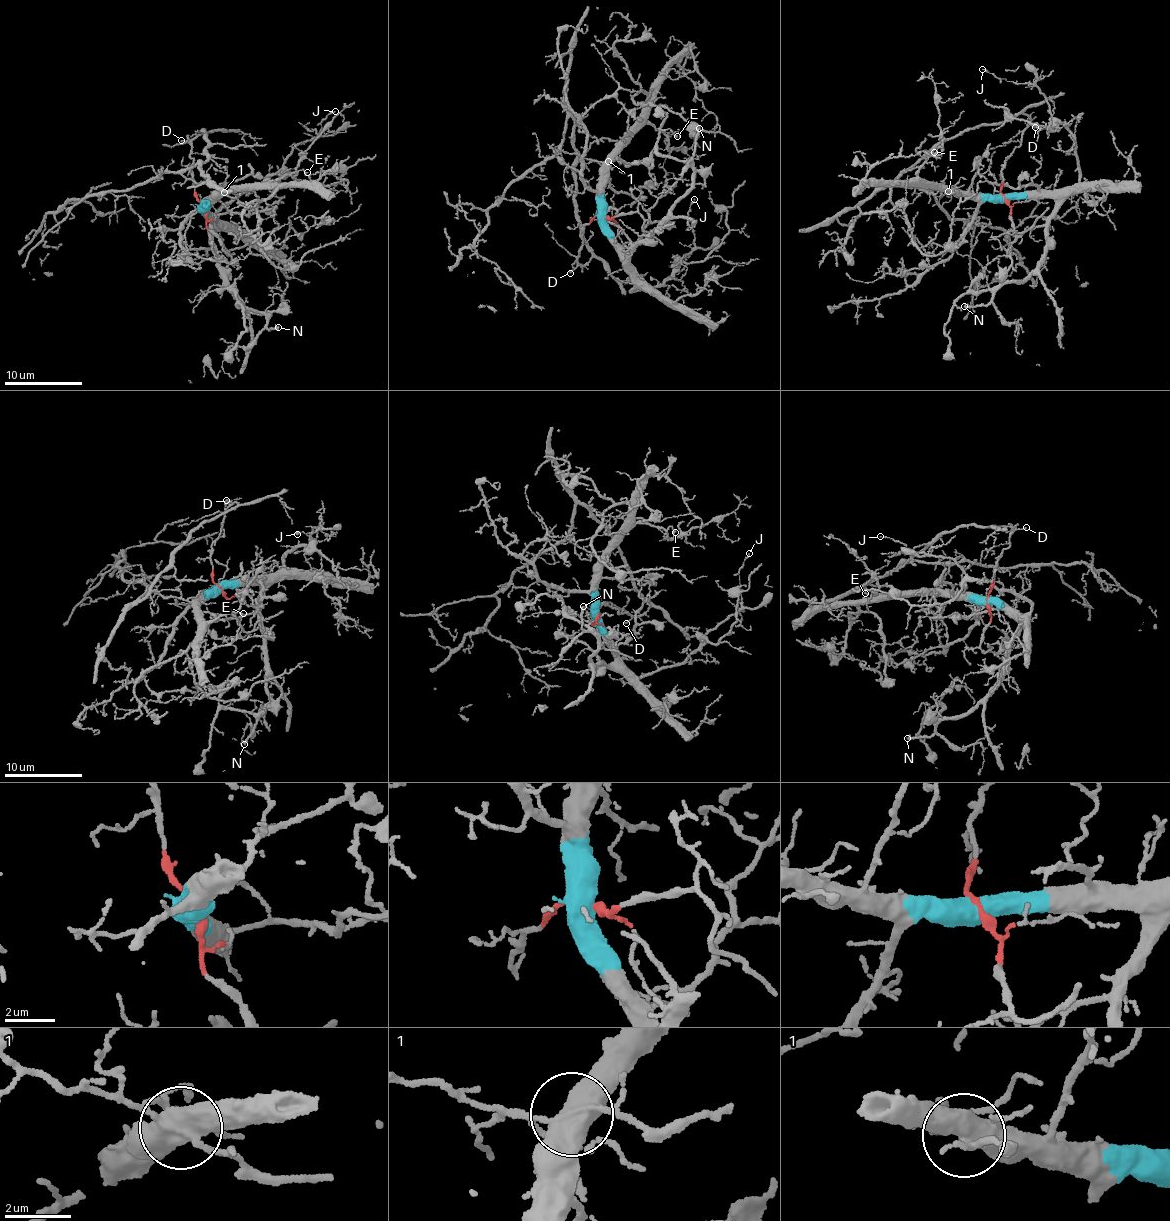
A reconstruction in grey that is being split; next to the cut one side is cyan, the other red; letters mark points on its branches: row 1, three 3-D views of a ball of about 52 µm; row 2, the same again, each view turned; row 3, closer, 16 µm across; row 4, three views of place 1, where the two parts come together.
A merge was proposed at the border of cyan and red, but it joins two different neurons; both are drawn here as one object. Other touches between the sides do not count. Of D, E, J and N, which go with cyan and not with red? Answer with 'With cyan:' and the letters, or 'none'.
With cyan: E, J, N

